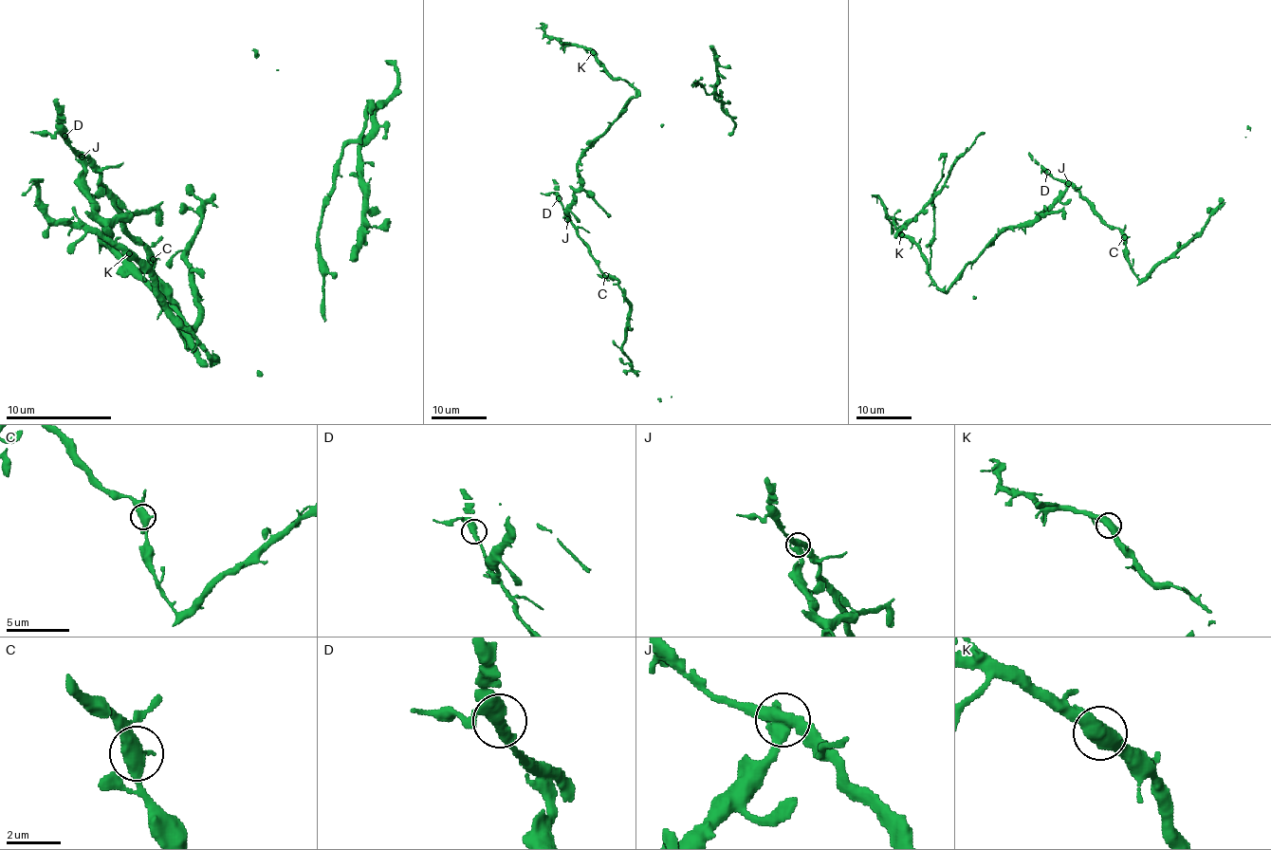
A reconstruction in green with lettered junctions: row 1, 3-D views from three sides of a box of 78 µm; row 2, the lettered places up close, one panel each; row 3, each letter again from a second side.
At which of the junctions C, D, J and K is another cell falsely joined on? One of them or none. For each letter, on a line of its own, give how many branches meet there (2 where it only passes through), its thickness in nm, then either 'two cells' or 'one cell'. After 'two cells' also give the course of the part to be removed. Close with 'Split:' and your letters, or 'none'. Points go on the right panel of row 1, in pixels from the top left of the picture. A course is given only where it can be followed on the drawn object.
C: branches 3; calibre 440 nm; one cell
D: branches 2; calibre 400 nm; one cell
J: branches 3; calibre 480 nm; two cells
K: branches 2; calibre 550 nm; one cell
Split: J

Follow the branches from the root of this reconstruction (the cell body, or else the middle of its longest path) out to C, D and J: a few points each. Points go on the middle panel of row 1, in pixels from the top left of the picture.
C: (577, 189), (569, 219), (605, 275)
D: (577, 189), (569, 216), (559, 198)
J: (577, 189), (567, 219)

